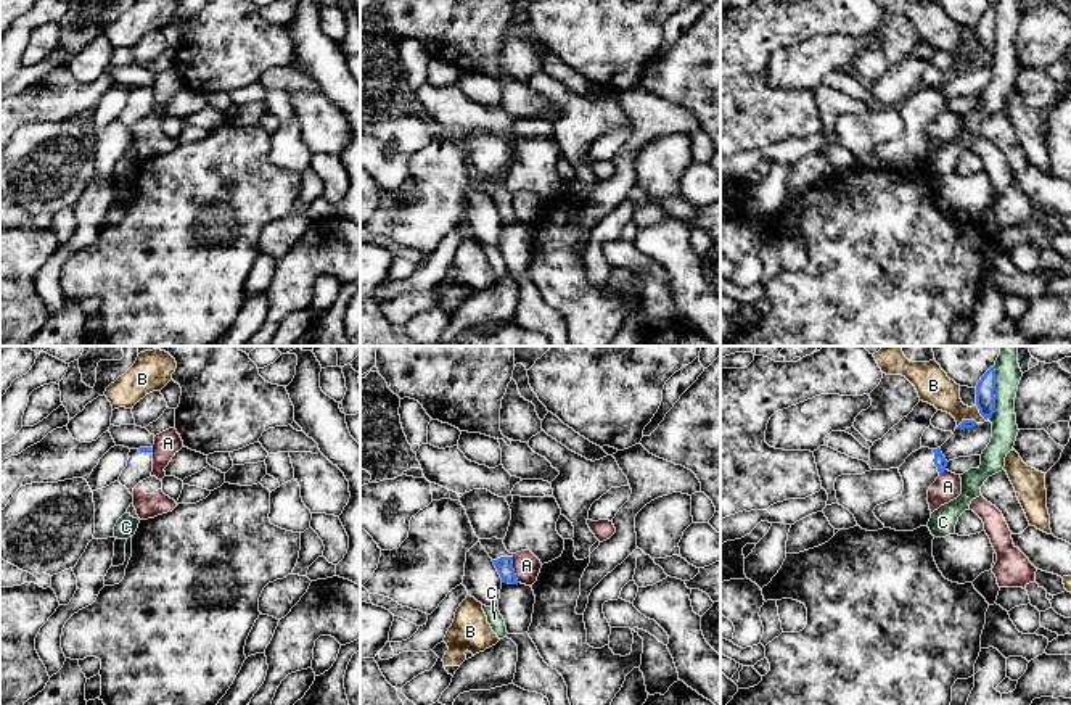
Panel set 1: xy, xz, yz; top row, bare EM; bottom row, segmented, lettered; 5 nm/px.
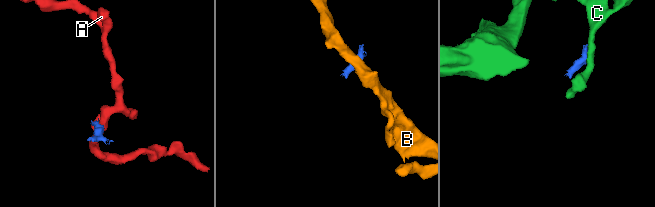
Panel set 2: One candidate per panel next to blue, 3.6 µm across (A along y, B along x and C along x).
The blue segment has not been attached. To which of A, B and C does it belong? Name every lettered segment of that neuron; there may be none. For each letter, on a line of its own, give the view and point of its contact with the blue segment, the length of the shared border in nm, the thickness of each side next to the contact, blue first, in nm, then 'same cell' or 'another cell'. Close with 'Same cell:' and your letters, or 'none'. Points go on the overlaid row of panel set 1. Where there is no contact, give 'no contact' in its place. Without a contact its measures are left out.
A: contact xz (512, 568); length 140 nm; calibres 90 and 140 nm; another cell
B: contact yz (981, 414); length 110 nm; calibres 100 and 160 nm; another cell
C: contact yz (993, 393); length 260 nm; calibres 100 and 130 nm; another cell
Same cell: none

